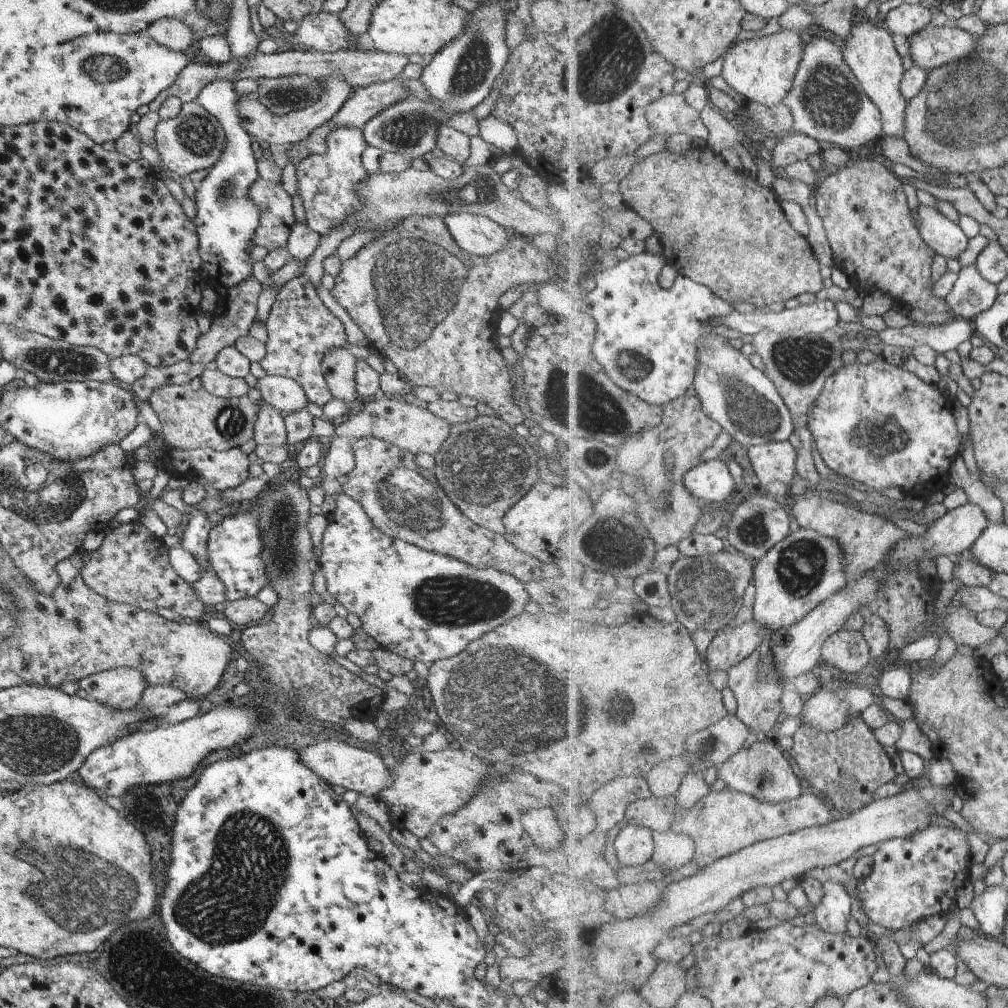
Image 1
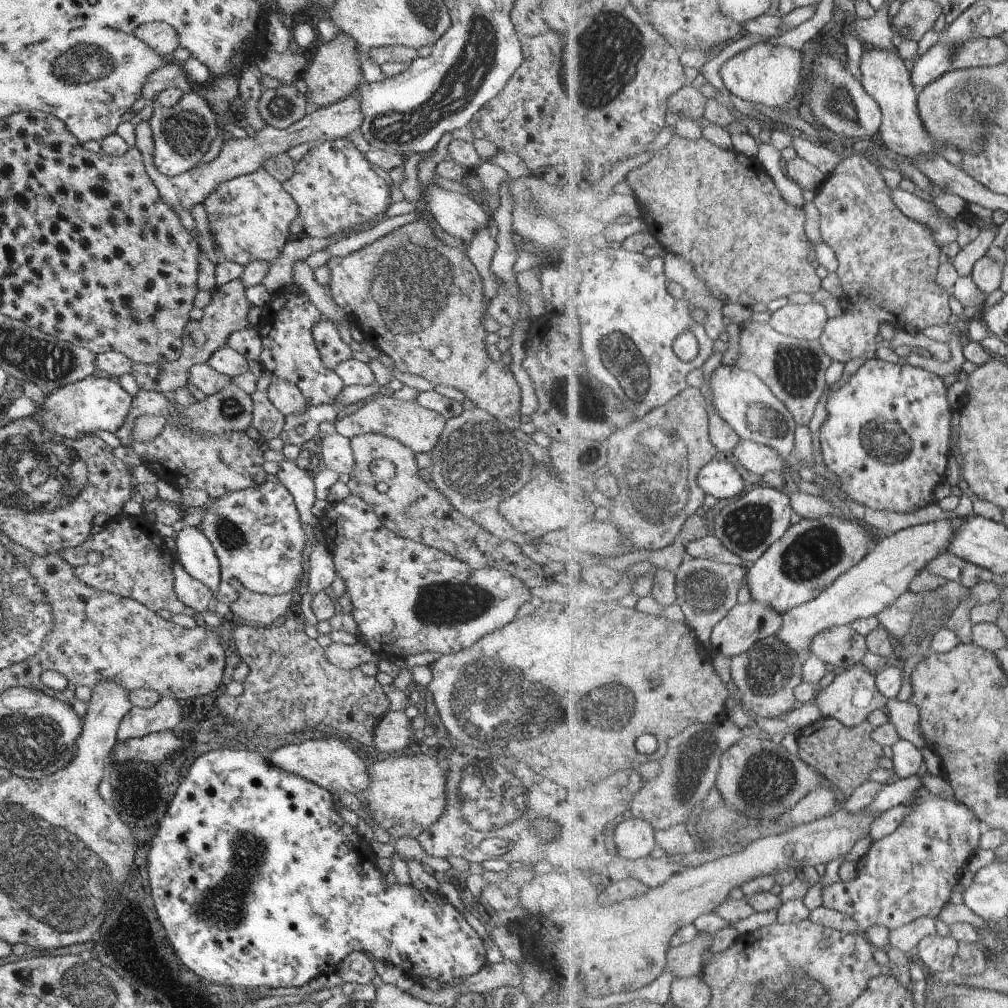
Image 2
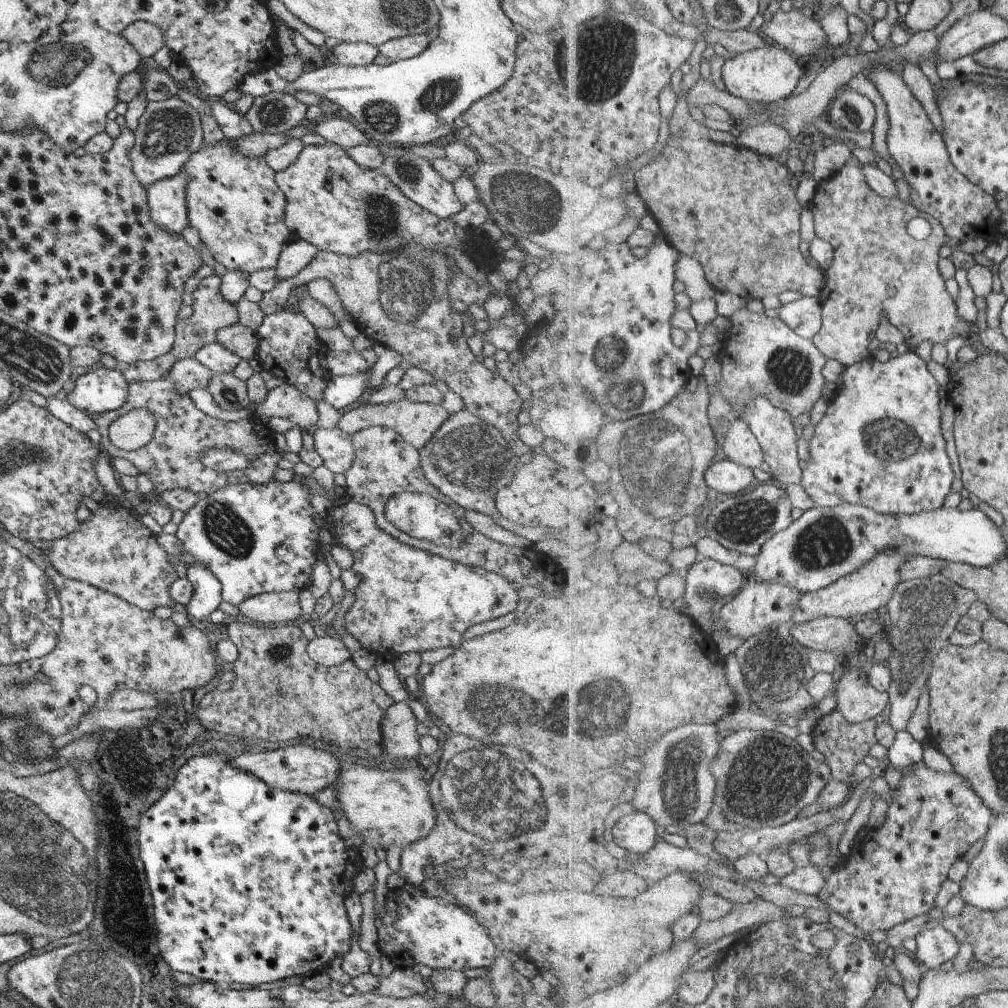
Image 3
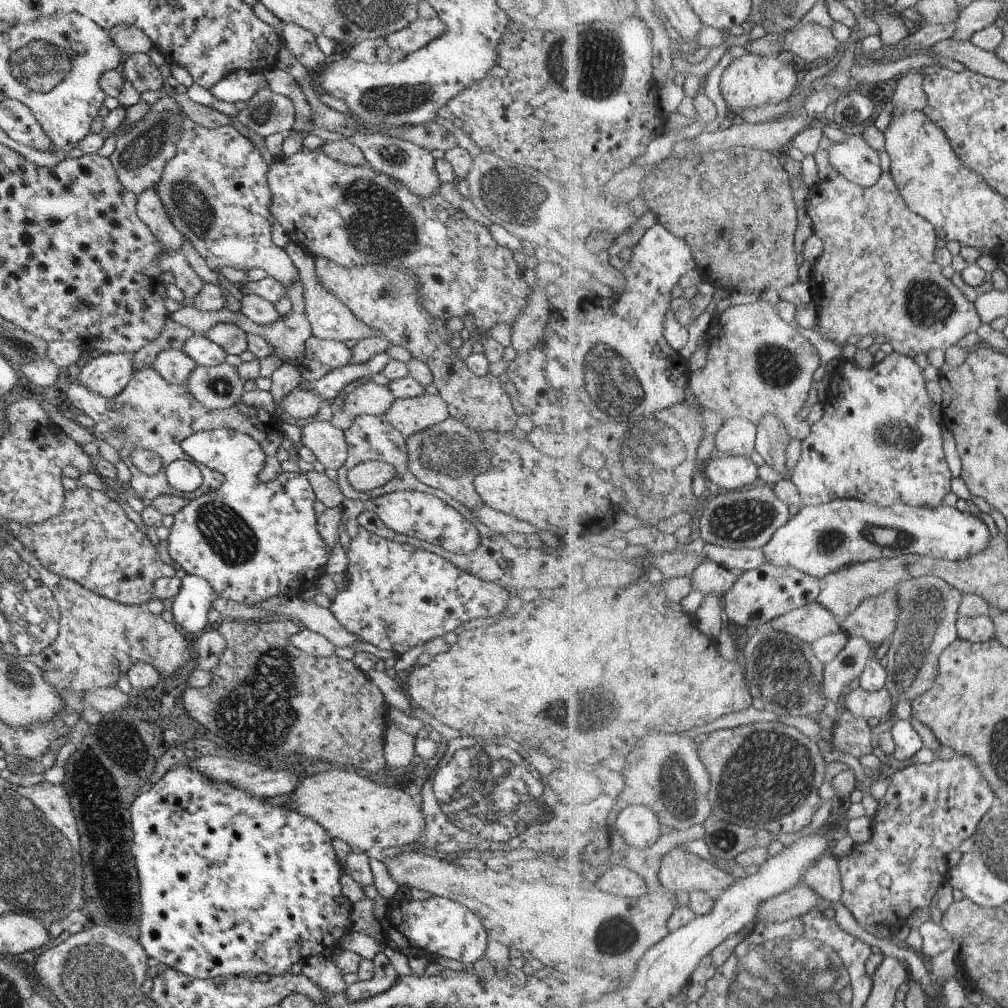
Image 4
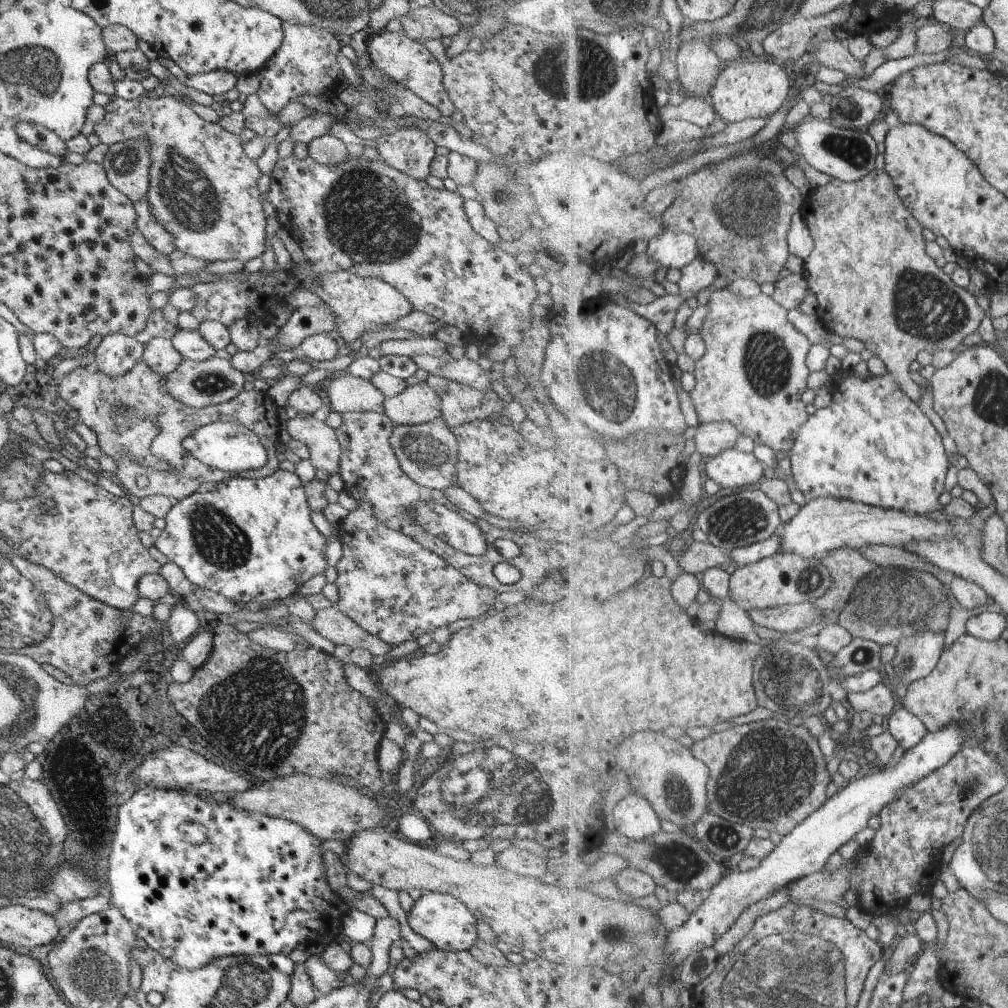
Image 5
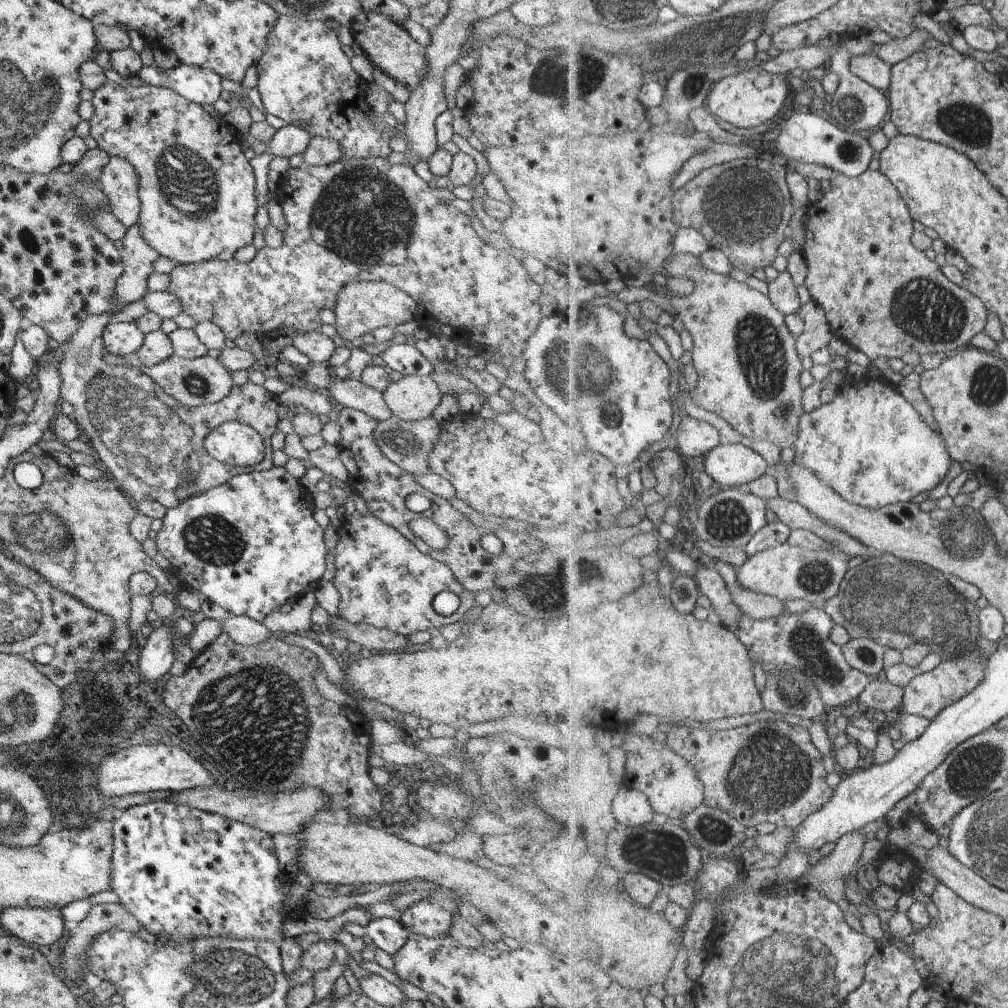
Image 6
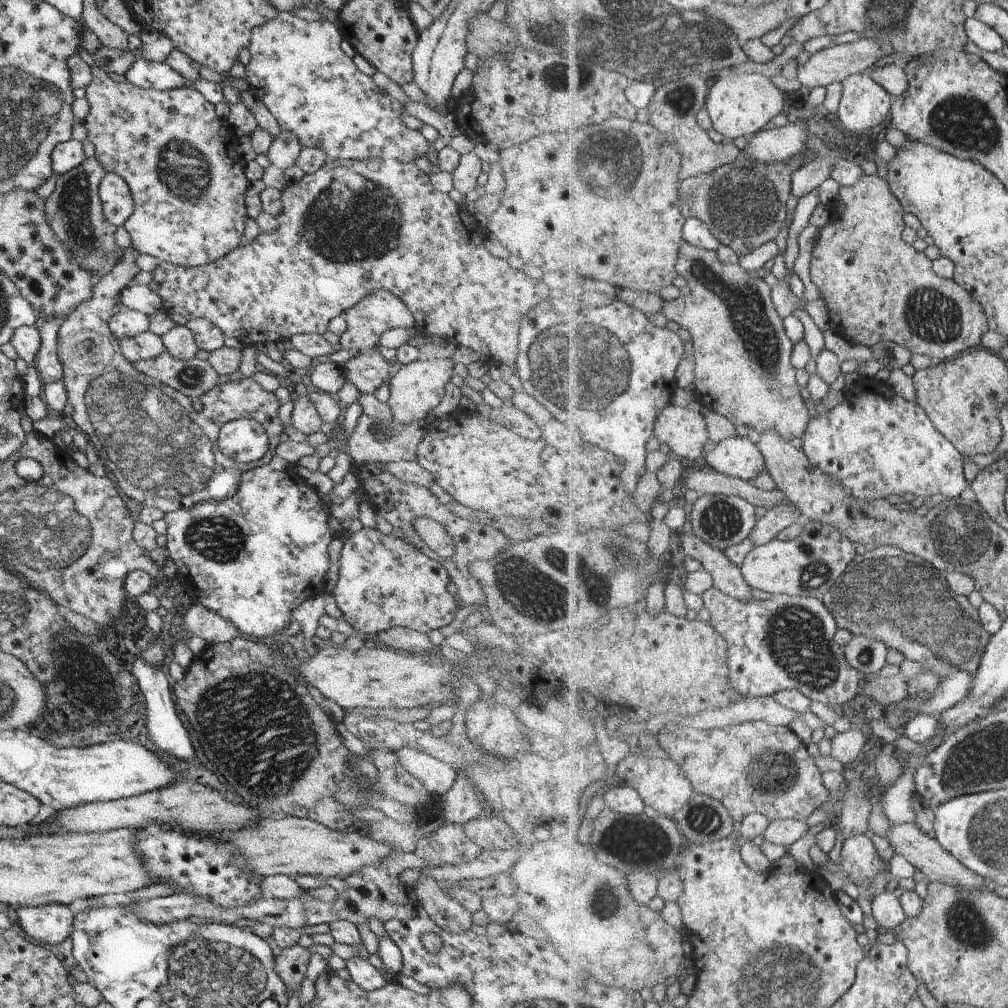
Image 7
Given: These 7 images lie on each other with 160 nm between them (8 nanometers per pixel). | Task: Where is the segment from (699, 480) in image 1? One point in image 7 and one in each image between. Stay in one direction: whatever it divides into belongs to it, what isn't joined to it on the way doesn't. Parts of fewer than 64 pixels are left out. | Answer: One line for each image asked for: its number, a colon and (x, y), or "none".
2: (719, 478)
3: (726, 476)
4: (730, 472)
5: (733, 468)
6: (731, 465)
7: (739, 457)

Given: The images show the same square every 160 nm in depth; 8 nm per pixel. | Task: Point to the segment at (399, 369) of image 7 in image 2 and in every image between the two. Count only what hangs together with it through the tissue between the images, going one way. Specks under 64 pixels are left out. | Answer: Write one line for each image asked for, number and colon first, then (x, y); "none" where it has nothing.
2: (417, 428)
3: (415, 423)
4: (409, 416)
5: (418, 404)
6: (411, 398)

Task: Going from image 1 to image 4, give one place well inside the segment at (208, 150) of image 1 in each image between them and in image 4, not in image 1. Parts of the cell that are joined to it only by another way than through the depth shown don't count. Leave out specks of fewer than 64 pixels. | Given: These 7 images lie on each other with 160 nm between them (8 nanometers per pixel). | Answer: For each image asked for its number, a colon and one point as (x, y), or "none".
2: (181, 134)
3: (169, 131)
4: (140, 153)

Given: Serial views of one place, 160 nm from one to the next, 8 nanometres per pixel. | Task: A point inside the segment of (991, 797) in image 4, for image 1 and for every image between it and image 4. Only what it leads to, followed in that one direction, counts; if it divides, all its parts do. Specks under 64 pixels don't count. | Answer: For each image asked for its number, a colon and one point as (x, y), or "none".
1: (913, 878)
2: (911, 873)
3: (894, 873)

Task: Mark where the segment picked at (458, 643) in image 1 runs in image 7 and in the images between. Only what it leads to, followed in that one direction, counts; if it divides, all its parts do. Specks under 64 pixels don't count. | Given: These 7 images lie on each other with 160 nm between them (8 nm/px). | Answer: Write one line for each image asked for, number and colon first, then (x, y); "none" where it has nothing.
2: (407, 598)
3: (408, 600)
4: (397, 596)
5: (388, 585)
6: (382, 579)
7: (383, 582)

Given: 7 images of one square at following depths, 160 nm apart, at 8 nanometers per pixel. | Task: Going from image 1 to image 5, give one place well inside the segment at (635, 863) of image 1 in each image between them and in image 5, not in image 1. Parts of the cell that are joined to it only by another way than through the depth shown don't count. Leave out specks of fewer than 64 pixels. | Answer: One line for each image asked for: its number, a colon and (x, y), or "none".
2: (634, 838)
3: (637, 833)
4: (640, 827)
5: (635, 817)

